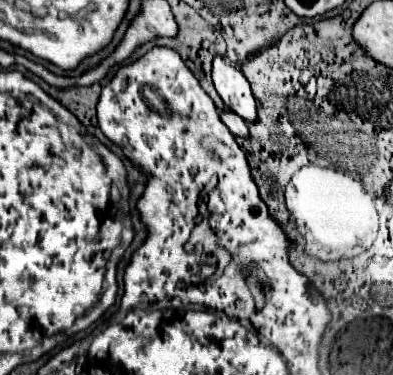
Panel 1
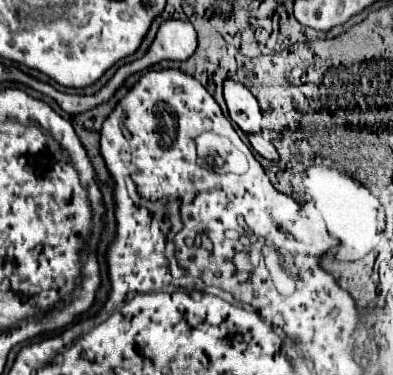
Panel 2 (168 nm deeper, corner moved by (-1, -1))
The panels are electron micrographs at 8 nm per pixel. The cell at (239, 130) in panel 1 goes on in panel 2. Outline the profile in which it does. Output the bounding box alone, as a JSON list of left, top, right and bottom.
[248,134,280,162]

